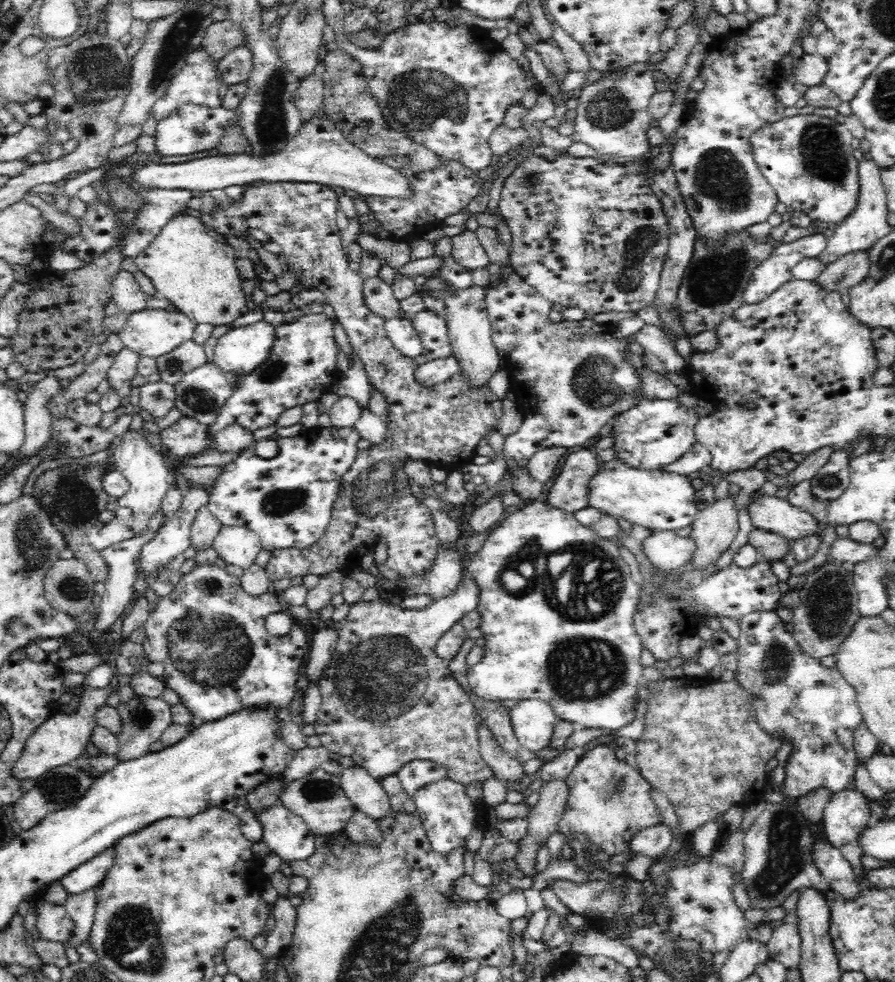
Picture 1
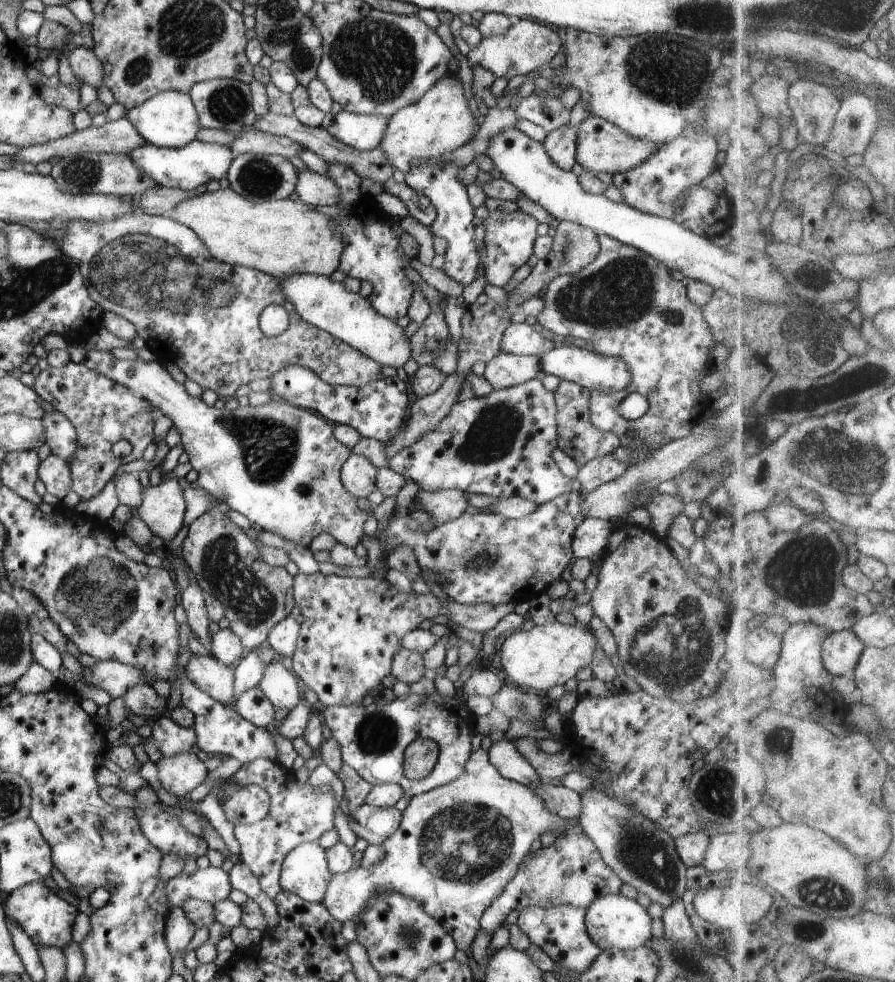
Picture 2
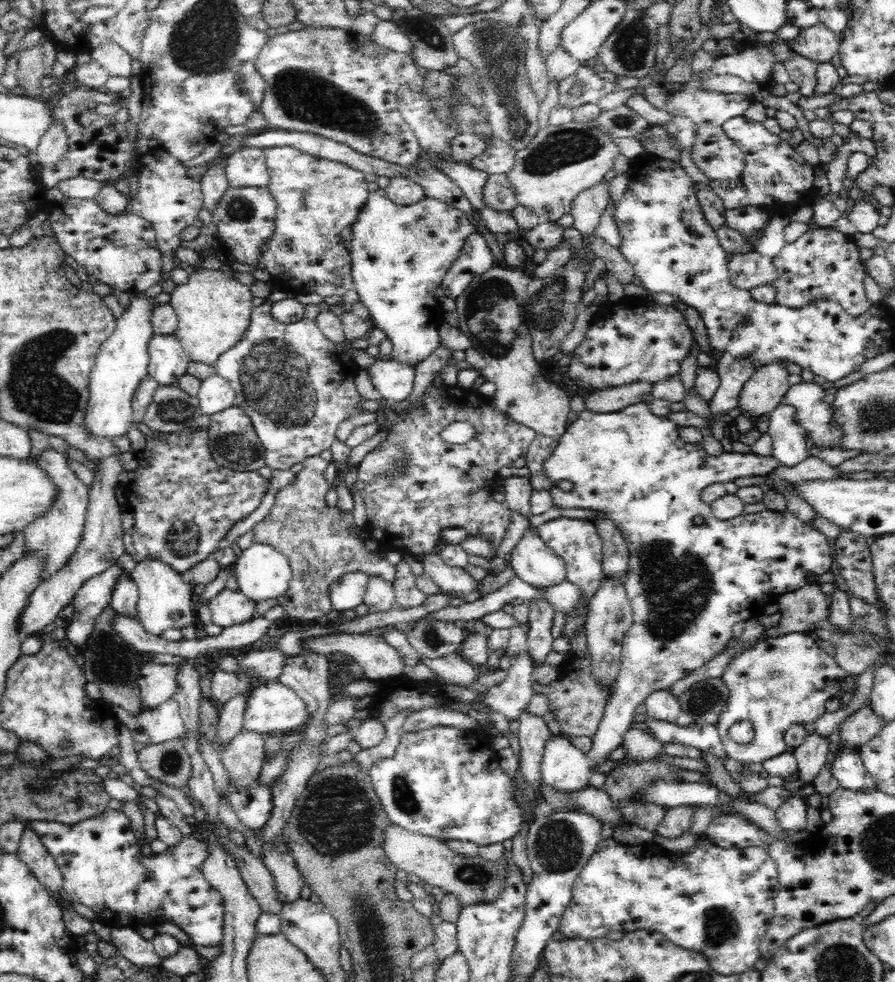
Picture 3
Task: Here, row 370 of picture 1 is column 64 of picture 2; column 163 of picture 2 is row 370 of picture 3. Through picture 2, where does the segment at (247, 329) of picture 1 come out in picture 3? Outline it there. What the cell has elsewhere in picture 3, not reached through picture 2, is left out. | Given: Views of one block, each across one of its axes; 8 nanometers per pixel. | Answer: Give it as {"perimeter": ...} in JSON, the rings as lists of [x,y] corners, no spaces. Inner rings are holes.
{"perimeter":[[[268,299],[256,303],[251,310],[248,330],[238,344],[218,357],[216,372],[235,390],[234,406],[243,408],[251,418],[263,446],[265,465],[284,471],[307,456],[319,456],[324,450],[330,449],[338,425],[362,412],[359,404],[364,398],[350,382],[357,371],[352,357],[326,339],[315,319],[304,317],[294,324],[283,324],[273,317],[272,305]]]}

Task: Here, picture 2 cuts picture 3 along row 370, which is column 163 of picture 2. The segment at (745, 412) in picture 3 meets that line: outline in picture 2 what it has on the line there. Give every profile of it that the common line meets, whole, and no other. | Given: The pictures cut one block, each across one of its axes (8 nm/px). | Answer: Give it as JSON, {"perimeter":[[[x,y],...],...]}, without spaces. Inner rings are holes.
{"perimeter":[[[190,751],[162,756],[156,765],[162,788],[177,797],[188,798],[188,792],[198,788],[208,778],[207,766]]]}

